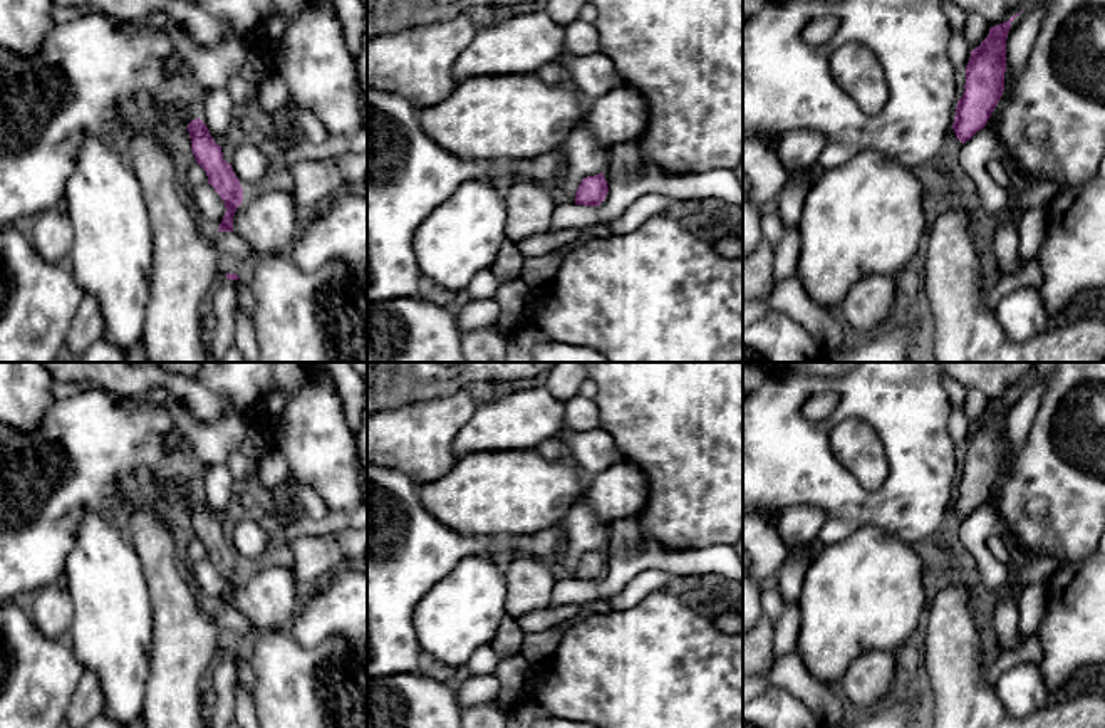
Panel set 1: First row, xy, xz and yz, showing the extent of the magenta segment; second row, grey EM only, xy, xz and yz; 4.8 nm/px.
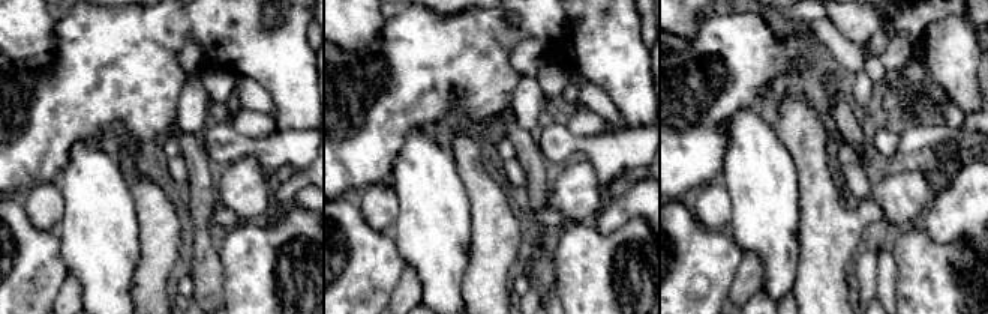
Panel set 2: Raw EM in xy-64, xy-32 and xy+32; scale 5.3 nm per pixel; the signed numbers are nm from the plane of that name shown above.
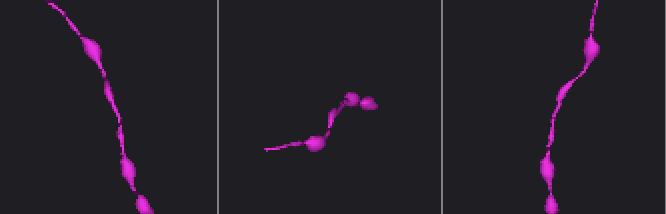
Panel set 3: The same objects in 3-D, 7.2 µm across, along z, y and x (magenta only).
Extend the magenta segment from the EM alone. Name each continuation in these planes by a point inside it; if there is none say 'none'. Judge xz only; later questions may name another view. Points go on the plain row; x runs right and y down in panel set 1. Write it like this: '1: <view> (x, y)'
none

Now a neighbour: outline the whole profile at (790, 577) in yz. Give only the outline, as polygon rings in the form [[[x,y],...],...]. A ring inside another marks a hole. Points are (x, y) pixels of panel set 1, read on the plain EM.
[[[786,547],[788,555],[793,557],[793,564],[785,564],[776,572],[778,577],[778,590],[781,592],[781,599],[785,604],[798,604],[802,595],[802,584],[805,580],[807,569],[815,557],[810,547]]]

